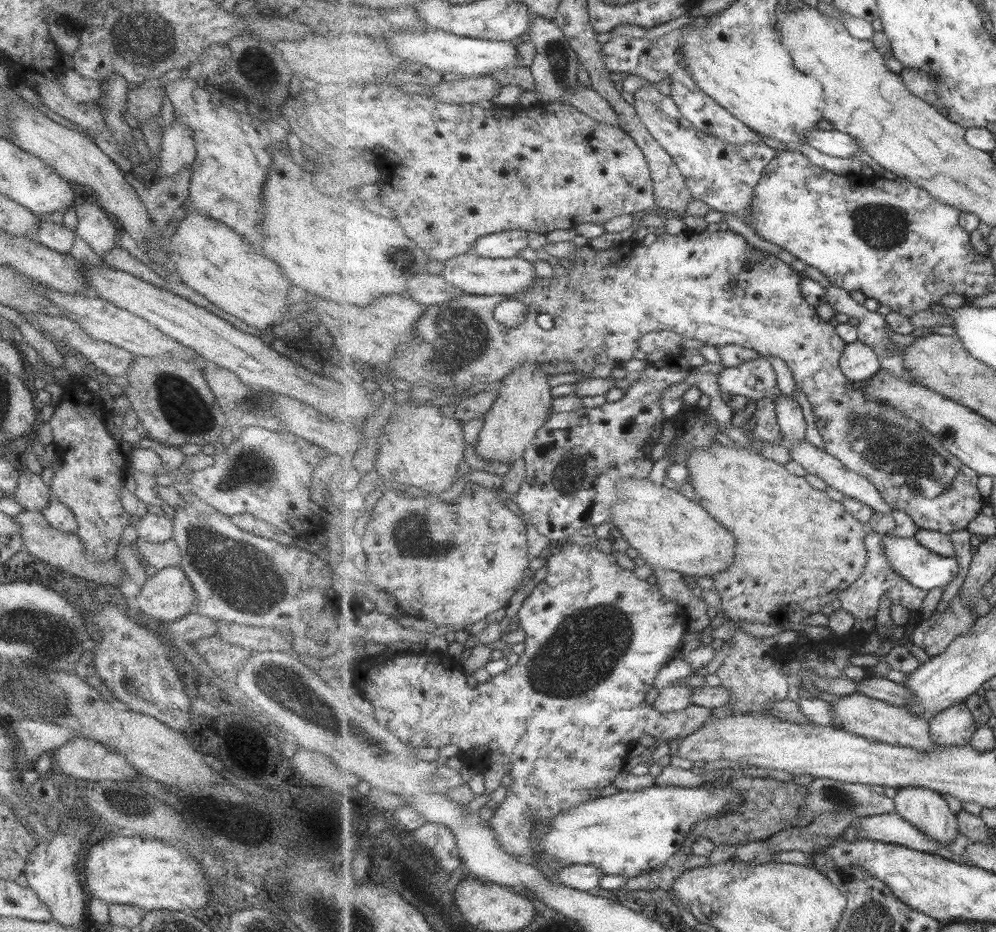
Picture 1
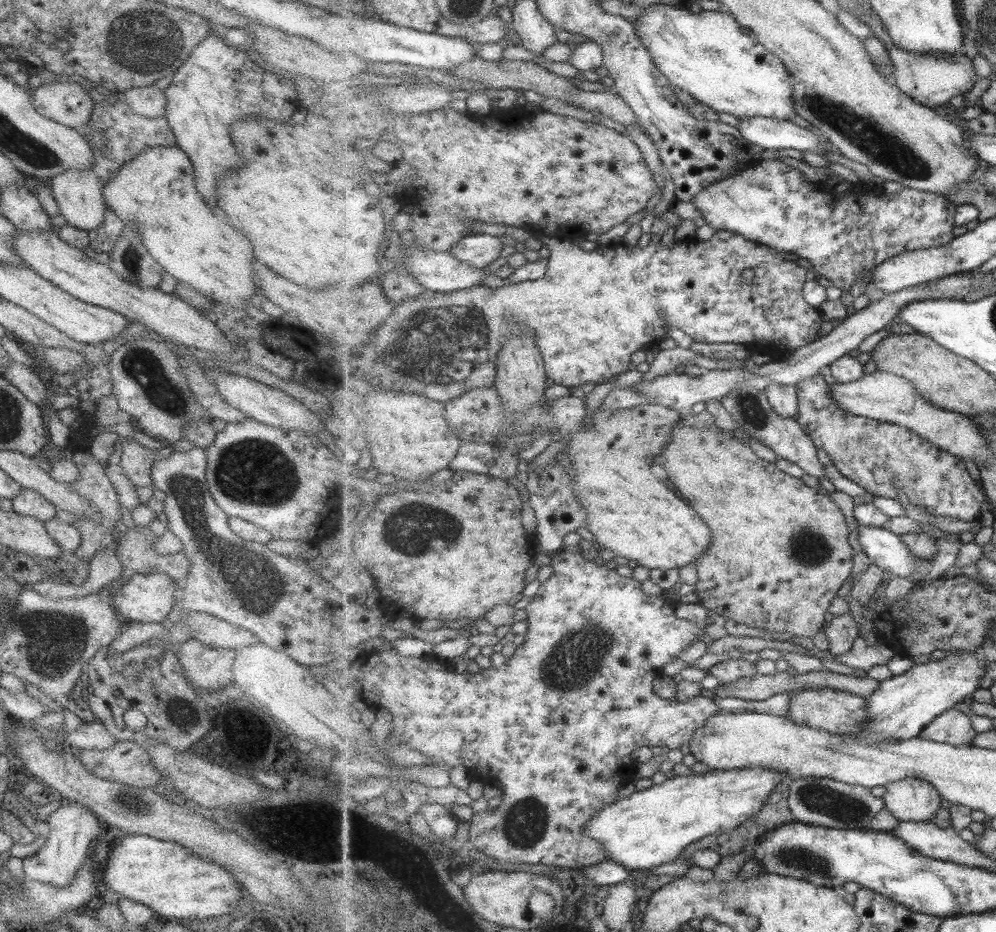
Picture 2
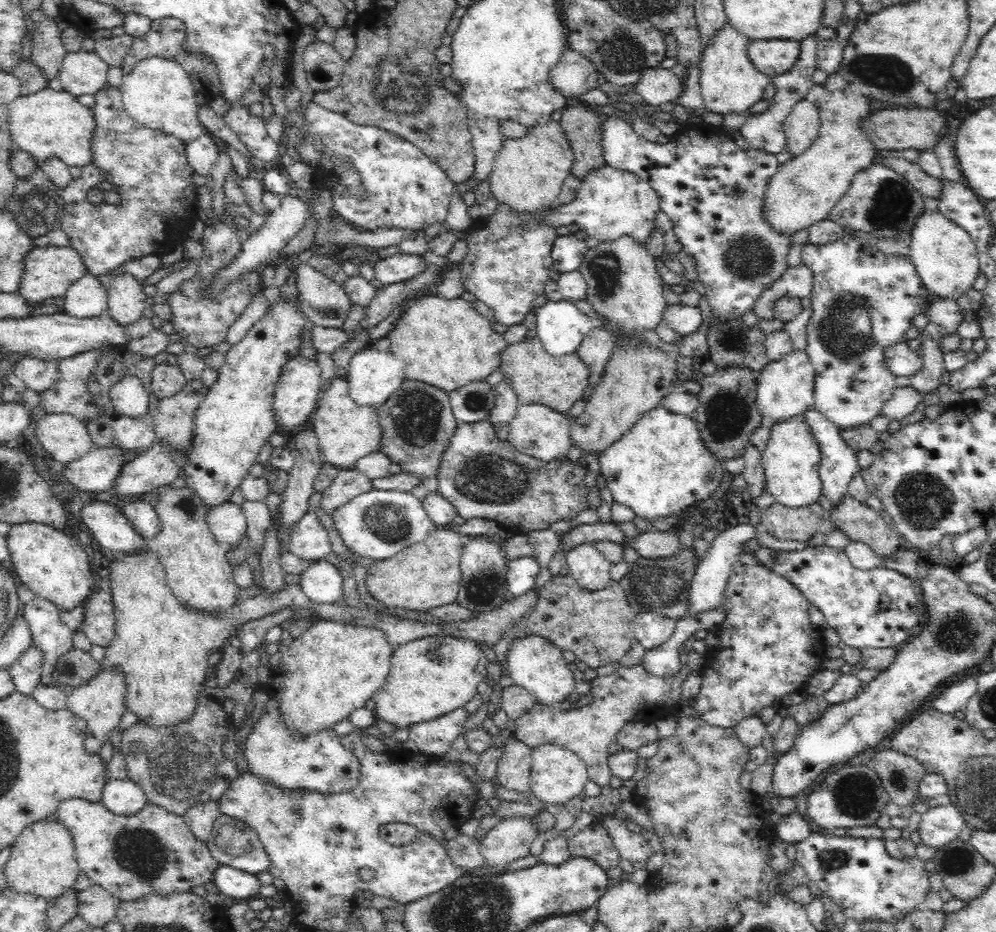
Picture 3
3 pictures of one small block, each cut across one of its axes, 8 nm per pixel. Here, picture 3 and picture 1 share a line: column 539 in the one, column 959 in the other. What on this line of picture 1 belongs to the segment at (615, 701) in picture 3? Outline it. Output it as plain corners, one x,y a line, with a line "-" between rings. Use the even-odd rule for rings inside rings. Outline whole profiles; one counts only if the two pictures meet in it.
965,702
951,706
930,718
931,737
940,746
971,745
979,725

